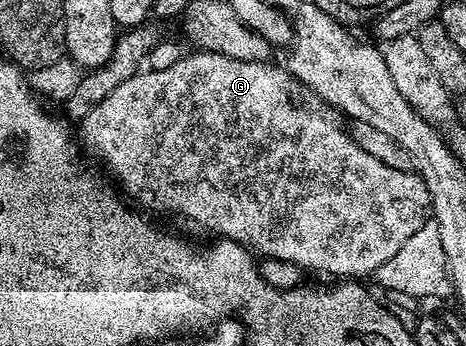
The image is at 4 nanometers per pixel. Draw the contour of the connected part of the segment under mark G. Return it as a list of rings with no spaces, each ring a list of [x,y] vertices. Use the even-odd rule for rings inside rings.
[[[208,51],[192,52],[193,53],[186,52],[171,67],[167,67],[167,71],[155,71],[154,69],[139,71],[134,77],[127,79],[127,83],[121,83],[119,87],[115,87],[115,91],[111,91],[111,95],[107,95],[107,99],[103,99],[103,103],[99,103],[99,107],[95,107],[95,111],[91,111],[91,115],[87,115],[79,123],[79,141],[83,146],[84,152],[89,155],[94,153],[94,155],[98,157],[96,160],[103,166],[104,172],[116,182],[120,192],[124,194],[130,202],[138,201],[138,203],[133,203],[136,203],[138,206],[146,205],[146,207],[141,206],[146,210],[162,209],[165,213],[182,213],[183,216],[190,217],[195,224],[202,225],[203,228],[210,229],[211,232],[217,233],[213,235],[216,235],[218,238],[226,241],[238,241],[238,243],[244,245],[246,249],[252,251],[254,254],[260,255],[260,253],[262,253],[260,255],[262,258],[286,261],[287,263],[297,266],[297,268],[302,271],[314,269],[317,273],[330,273],[333,279],[365,279],[361,277],[367,276],[368,273],[369,276],[376,274],[377,269],[383,267],[383,263],[387,263],[387,259],[391,259],[391,255],[395,255],[395,251],[399,251],[399,247],[403,247],[403,243],[407,243],[407,239],[411,239],[411,235],[415,235],[415,231],[419,231],[419,227],[423,227],[430,220],[431,202],[429,200],[429,191],[422,177],[413,171],[395,171],[393,167],[387,167],[387,163],[379,163],[379,159],[367,155],[367,151],[363,151],[363,147],[359,147],[359,143],[355,143],[352,132],[350,132],[346,126],[344,129],[344,127],[337,122],[338,114],[334,112],[334,110],[326,107],[322,102],[316,99],[310,99],[301,82],[296,81],[296,79],[289,74],[288,69],[282,67],[280,64],[277,64],[277,66],[273,65],[274,63],[266,63],[264,61],[240,61],[239,59],[231,59],[222,53],[210,53]]]

